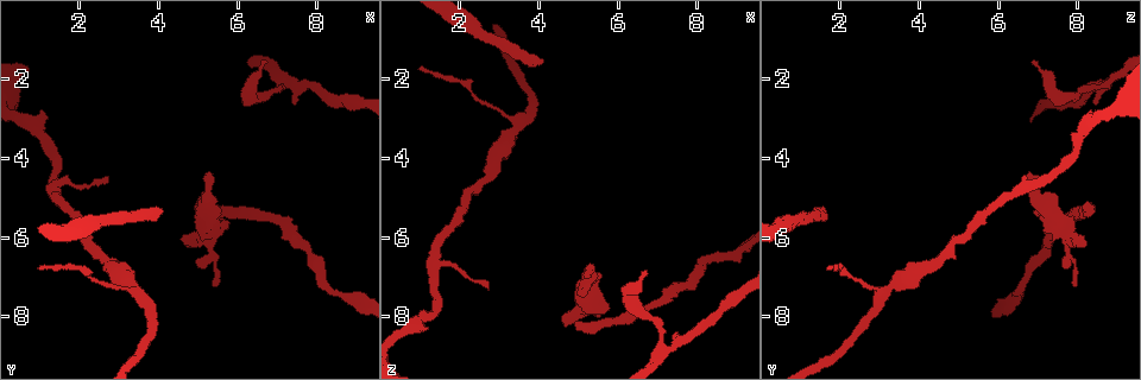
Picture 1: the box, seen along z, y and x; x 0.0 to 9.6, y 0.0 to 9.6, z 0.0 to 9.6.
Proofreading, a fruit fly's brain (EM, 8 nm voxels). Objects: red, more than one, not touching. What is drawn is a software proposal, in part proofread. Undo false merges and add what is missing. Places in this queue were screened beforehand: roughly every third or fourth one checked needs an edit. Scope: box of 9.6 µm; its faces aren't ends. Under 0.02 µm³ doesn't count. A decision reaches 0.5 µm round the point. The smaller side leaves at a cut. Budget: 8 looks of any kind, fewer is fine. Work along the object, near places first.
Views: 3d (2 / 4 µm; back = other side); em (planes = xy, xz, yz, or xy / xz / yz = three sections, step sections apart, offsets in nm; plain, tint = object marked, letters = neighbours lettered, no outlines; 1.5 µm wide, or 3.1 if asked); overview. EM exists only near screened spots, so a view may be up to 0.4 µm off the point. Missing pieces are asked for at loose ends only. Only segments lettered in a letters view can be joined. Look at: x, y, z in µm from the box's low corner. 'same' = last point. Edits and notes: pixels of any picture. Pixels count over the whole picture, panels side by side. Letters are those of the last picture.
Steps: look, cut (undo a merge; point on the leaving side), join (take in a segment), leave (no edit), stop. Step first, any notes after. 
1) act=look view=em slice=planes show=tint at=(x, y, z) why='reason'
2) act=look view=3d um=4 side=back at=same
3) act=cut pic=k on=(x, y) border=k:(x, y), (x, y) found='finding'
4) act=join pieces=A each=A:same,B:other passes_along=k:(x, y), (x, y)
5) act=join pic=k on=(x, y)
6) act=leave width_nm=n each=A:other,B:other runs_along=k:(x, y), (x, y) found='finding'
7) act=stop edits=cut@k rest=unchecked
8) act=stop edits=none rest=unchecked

act=look view=3d um=4 side=back at=(5.35, 7.20, 7.95)

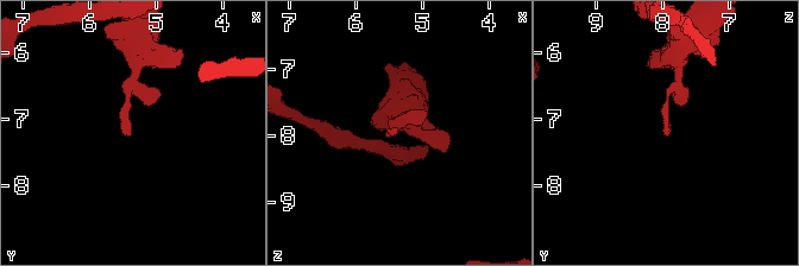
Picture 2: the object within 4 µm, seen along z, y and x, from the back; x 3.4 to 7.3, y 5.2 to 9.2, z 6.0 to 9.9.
act=look view=em slice=yz step=8 show=letters at=(5.35, 7.15, 7.90)

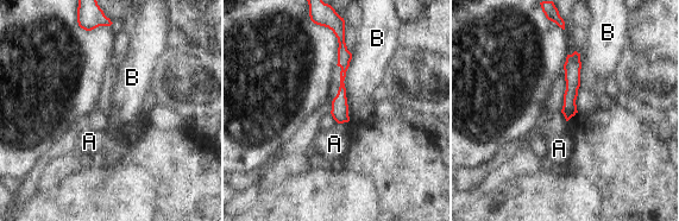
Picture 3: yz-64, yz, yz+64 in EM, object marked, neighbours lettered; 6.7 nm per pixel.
act=look view=em slice=planes show=letters at=same why='another direction'

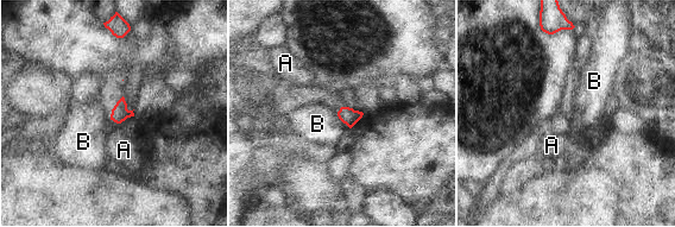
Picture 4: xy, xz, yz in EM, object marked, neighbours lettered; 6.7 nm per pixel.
act=leave longest_contact=B:140nm each=A:other,B:other border=4:(336, 113), (349, 128) found='no lettered segment goes on from it'

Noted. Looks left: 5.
act=look view=em slice=planes show=plain at=(5.35, 4.30, 6.75) why='thick end'

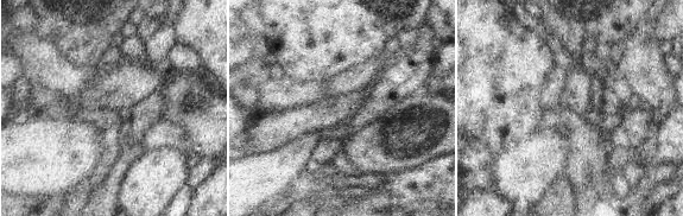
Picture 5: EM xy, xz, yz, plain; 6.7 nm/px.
act=look view=em slice=planes show=tint at=same why='where the object lies'

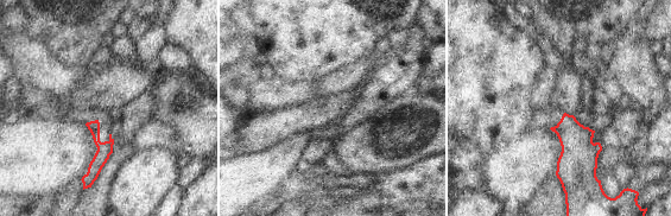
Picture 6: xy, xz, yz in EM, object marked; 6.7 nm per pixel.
act=look view=em slice=planes show=letters at=same why='see the neighbours'

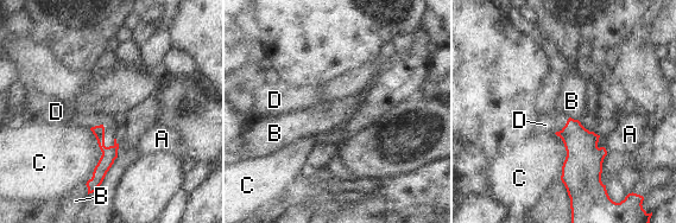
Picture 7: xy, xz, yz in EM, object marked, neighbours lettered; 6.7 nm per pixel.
act=join pieces=D longest_contact=C:380nm each=A:other,B:other,C:other,D:same passes_along=7:(109, 154), (103, 134), (82, 120) found='it goes on there'

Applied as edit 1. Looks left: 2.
act=look view=overview

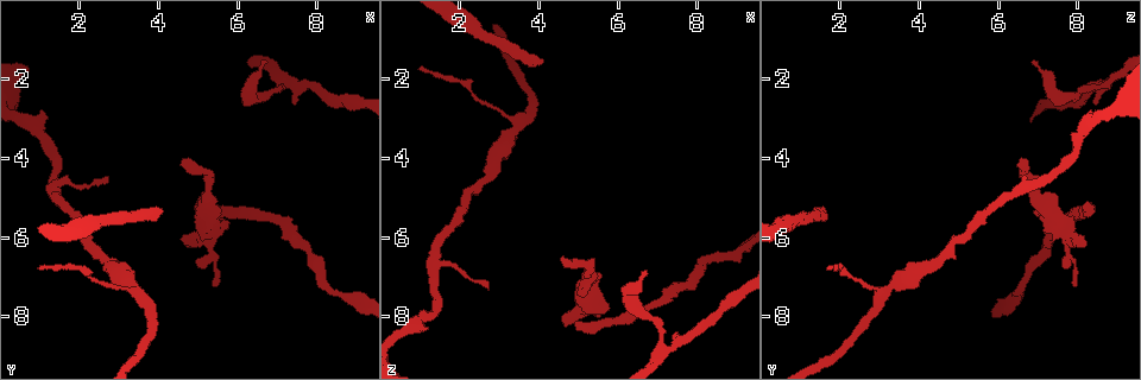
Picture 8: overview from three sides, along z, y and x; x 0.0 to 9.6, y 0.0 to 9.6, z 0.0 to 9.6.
act=look view=em slice=planes show=letters at=(4.15, 5.35, 1.50) why='branch stops here'

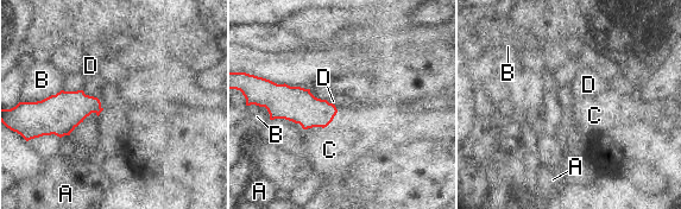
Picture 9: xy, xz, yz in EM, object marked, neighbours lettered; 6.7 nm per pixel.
act=join pieces=C longest_contact=C:300nm each=A:other,B:other,C:same,D:other passes_along=9:(294, 103), (319, 126), (329, 150) found='it goes on there'

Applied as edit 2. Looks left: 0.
act=stop edits=join@7,join@9 rest=unchecked

